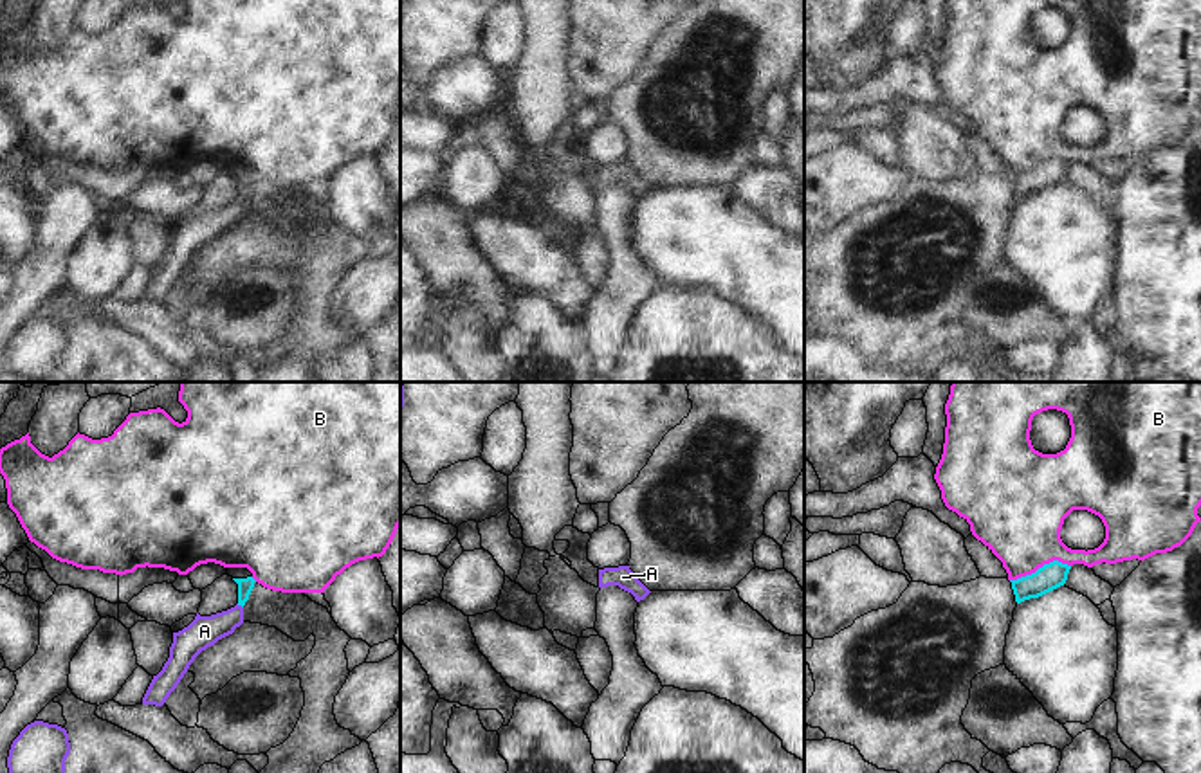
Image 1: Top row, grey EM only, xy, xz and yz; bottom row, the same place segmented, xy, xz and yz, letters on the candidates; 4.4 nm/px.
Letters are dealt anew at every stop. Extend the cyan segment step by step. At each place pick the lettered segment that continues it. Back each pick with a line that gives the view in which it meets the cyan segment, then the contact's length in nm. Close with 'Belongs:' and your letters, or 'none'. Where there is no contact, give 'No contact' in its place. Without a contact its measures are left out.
A: Touches cyan in xy. Shared border 40 nm
Belongs: A.

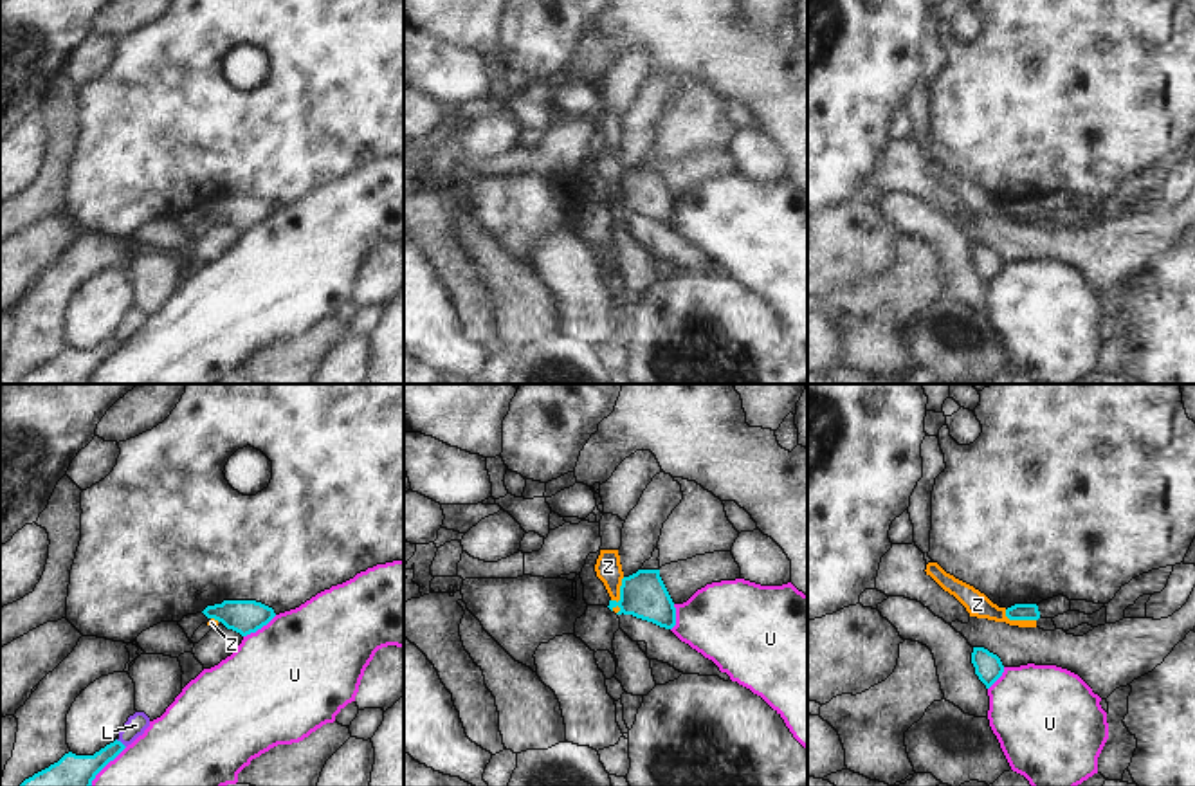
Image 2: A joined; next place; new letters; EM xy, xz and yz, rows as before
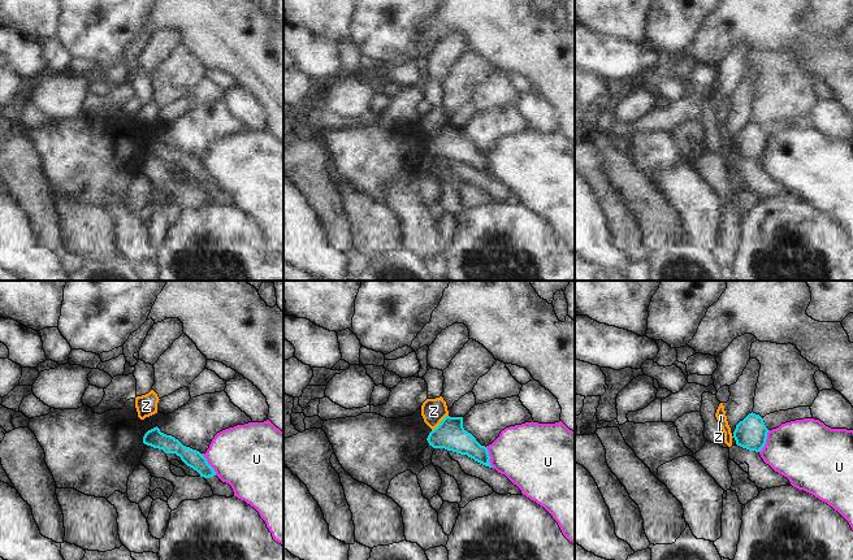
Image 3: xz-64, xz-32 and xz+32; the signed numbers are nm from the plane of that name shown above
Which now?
Belongs: none.

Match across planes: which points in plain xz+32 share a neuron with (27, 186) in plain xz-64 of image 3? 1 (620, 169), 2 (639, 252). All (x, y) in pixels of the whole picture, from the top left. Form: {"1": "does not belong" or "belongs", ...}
{"1": "does not belong", "2": "belongs"}

